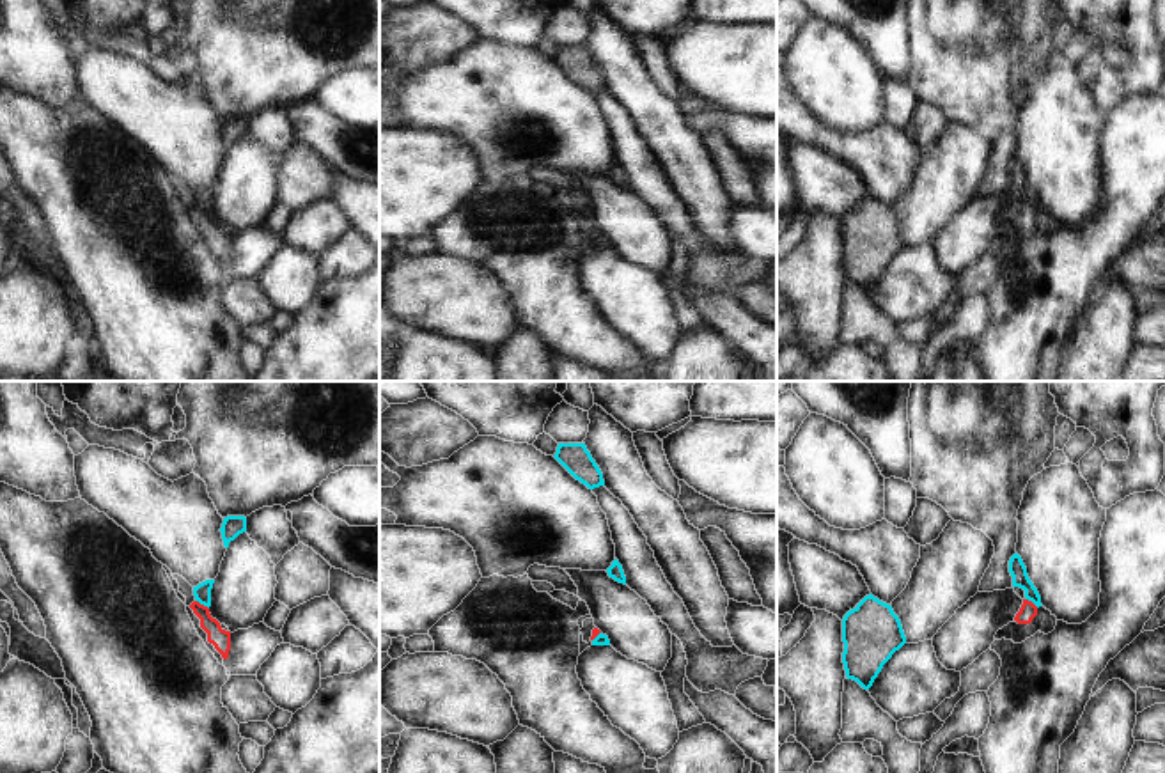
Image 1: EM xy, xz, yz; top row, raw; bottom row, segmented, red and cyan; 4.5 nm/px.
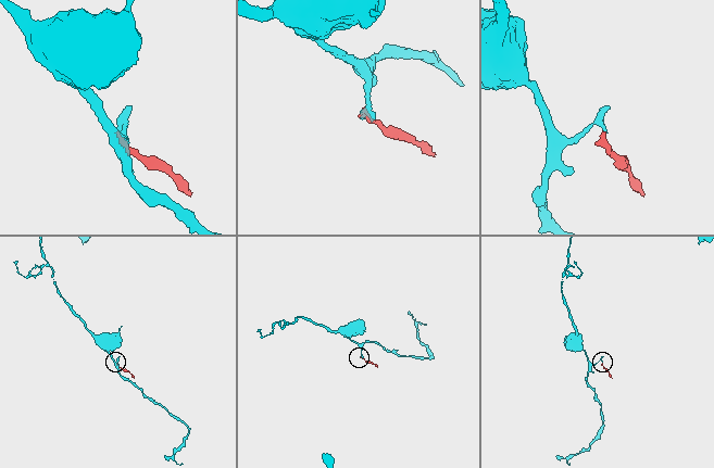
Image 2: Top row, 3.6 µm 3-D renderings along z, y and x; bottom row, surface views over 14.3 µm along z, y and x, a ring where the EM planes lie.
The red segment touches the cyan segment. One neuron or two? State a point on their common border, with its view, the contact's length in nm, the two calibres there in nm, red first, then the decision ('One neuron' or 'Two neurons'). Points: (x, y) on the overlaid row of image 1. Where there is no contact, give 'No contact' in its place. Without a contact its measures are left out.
Touches red at xy (203, 605). Shared border 80 nm. Thickness 90 nm (red) against 80 nm. Two neurons.

